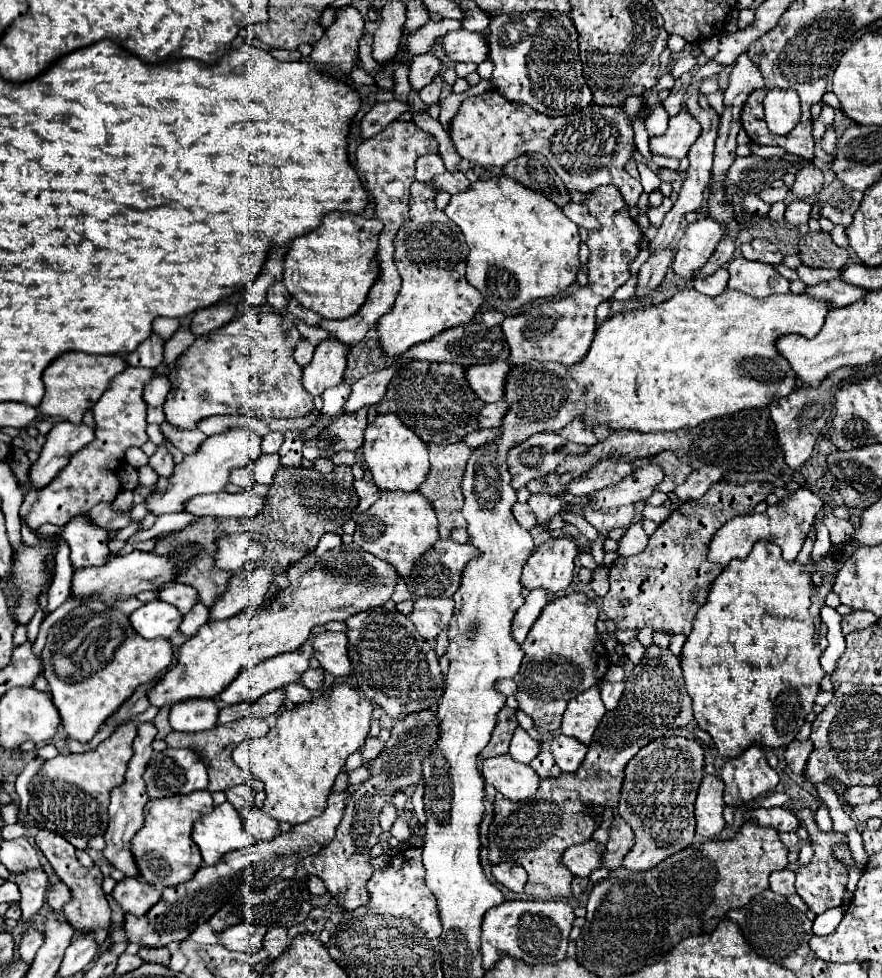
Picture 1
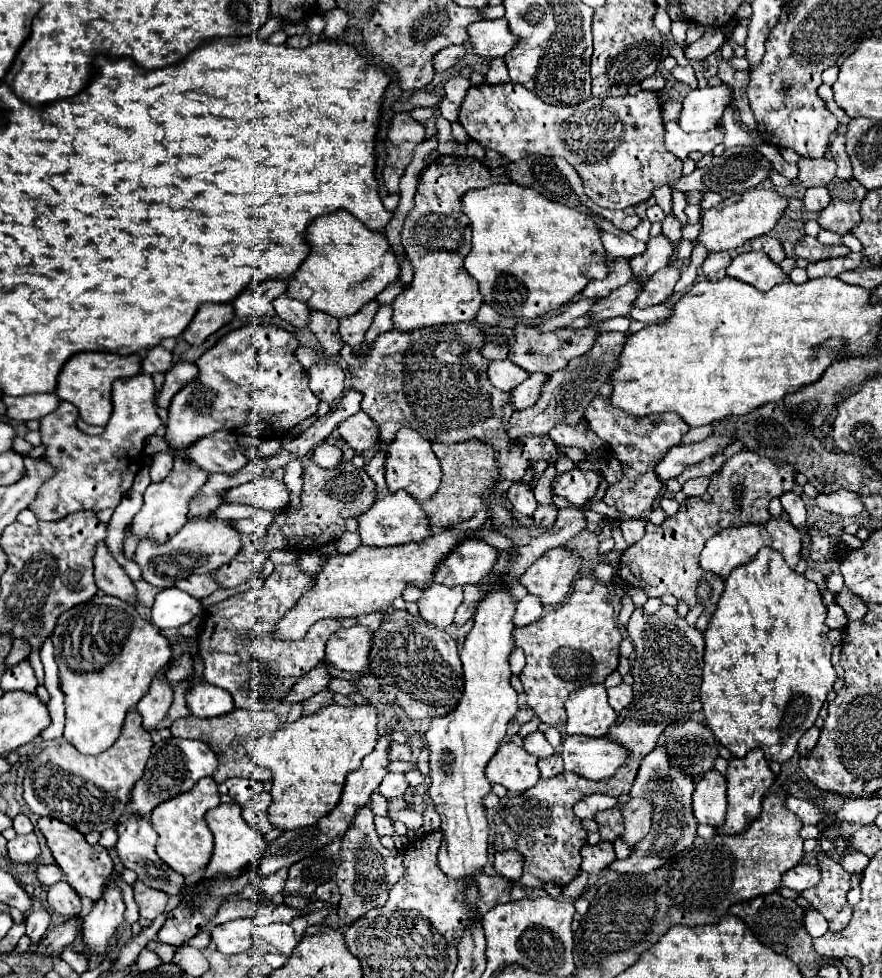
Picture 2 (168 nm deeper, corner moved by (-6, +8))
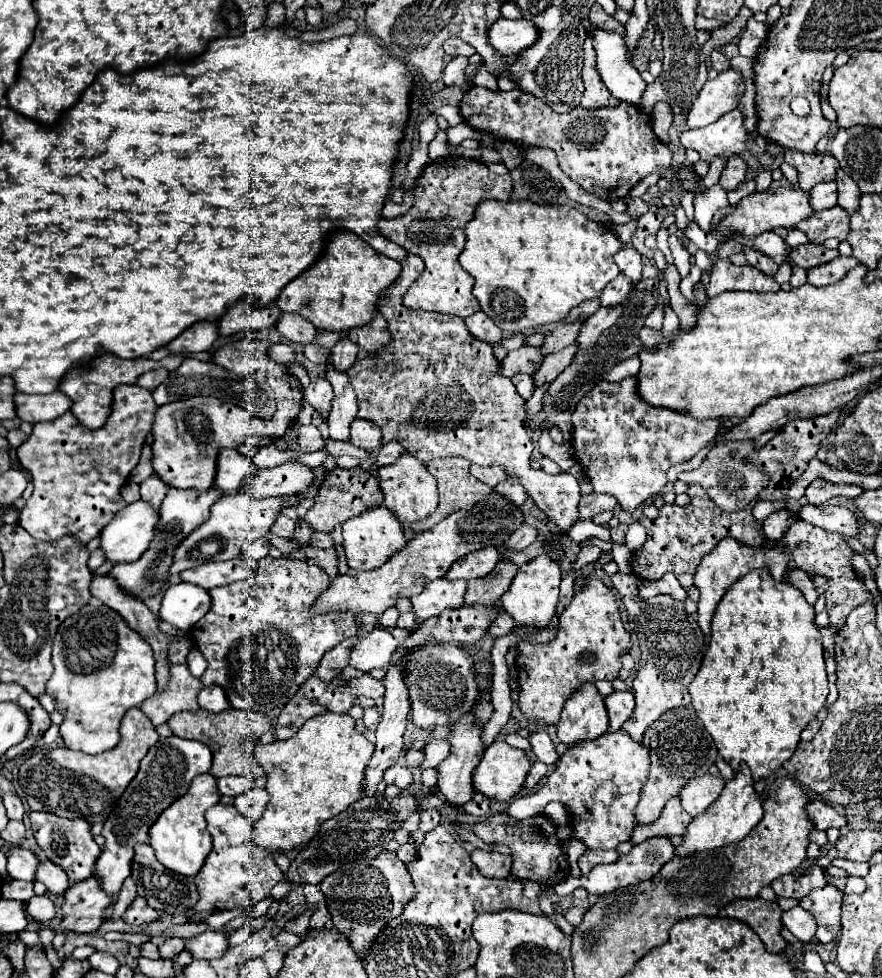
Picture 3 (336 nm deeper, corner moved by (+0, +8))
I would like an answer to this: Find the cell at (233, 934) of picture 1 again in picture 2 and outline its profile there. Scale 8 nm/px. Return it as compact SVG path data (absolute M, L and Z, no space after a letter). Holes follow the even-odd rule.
M236 919L236 921L228 921L224 925L214 927L210 931L210 937L214 947L220 953L236 955L252 947L254 933L256 933L256 923L252 919Z

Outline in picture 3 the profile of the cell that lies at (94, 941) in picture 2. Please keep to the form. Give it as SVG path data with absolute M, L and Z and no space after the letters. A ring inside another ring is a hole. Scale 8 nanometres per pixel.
M172 735L172 737L160 739L156 745L148 749L146 757L140 761L140 769L136 777L130 781L128 789L120 797L116 809L110 813L102 829L106 845L102 849L102 855L96 861L96 877L100 879L102 891L106 895L116 897L120 893L124 879L130 875L134 845L148 841L148 829L158 819L158 815L188 791L190 781L196 775L208 773L210 765L212 765L212 753L200 741L180 739Z

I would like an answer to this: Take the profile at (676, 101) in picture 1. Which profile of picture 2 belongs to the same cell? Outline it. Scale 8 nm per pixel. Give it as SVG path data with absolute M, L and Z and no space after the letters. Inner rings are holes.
M518 83L504 85L474 85L466 93L466 101L460 105L458 121L468 131L468 135L478 141L484 149L492 149L512 163L528 155L558 155L564 157L580 175L586 195L602 209L626 209L650 199L654 187L668 185L682 177L682 161L664 149L664 121L660 111L660 101L654 91L640 91L638 95L596 99L576 107L556 107L544 103L536 93L528 91Z

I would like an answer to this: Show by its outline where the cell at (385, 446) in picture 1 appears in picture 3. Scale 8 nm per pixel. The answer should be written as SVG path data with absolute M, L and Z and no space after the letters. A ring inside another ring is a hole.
M400 455L396 463L380 467L380 489L384 493L384 505L396 513L396 517L402 523L414 523L424 517L428 517L436 505L438 505L438 493L436 493L436 481L426 469L424 463L420 463L414 455Z

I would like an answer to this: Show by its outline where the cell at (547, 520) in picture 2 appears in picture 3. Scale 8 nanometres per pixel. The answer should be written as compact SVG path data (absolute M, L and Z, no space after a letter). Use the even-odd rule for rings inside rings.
M522 523L520 529L516 529L510 539L504 543L508 549L514 549L514 551L522 551L526 549L530 543L534 543L538 539L538 529L528 525L528 523Z

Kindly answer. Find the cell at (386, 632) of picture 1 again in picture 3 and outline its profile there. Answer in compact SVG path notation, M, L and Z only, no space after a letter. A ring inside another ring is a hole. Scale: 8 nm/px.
M424 643L420 649L408 655L404 661L408 669L404 671L404 683L410 695L410 717L418 727L450 725L460 715L470 711L478 699L478 687L474 685L472 655L452 643Z

